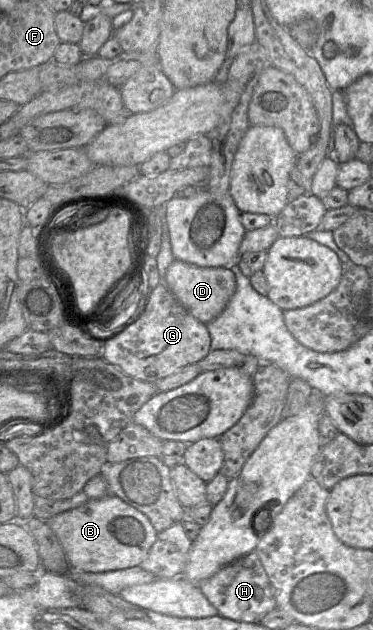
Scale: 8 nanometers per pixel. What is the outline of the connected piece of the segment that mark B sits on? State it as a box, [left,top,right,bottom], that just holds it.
[49,494,158,573]

